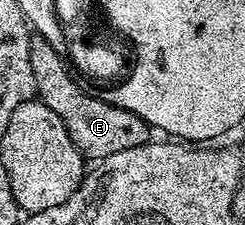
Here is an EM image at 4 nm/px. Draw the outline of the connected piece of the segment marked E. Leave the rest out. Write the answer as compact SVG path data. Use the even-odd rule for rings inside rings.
M41 36L31 37L30 59L32 76L36 76L37 97L44 104L48 104L48 108L52 108L56 116L60 116L64 128L68 128L68 136L72 136L72 144L76 144L76 148L87 159L101 160L116 152L124 152L124 148L136 148L151 141L151 127L140 116L136 116L131 110L100 100L89 89L82 87L81 90L70 79L71 71L68 69L67 59L59 50L52 48L48 40Z

